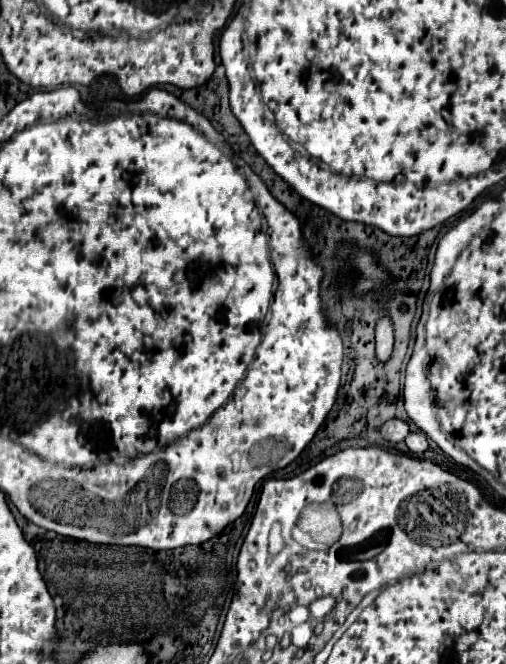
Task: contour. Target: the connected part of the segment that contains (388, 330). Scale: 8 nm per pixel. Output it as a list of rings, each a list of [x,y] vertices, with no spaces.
[[[382,318],[376,324],[376,358],[380,364],[388,362],[388,358],[392,356],[392,346],[394,346],[392,322],[388,318]]]

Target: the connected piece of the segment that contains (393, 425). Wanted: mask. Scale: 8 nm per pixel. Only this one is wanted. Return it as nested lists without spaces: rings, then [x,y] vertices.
[[[394,418],[394,420],[388,420],[382,428],[380,428],[380,434],[382,434],[382,438],[386,440],[386,442],[392,442],[392,444],[398,444],[398,442],[402,442],[406,436],[408,436],[408,422],[404,422],[404,420],[398,420],[398,418]]]

